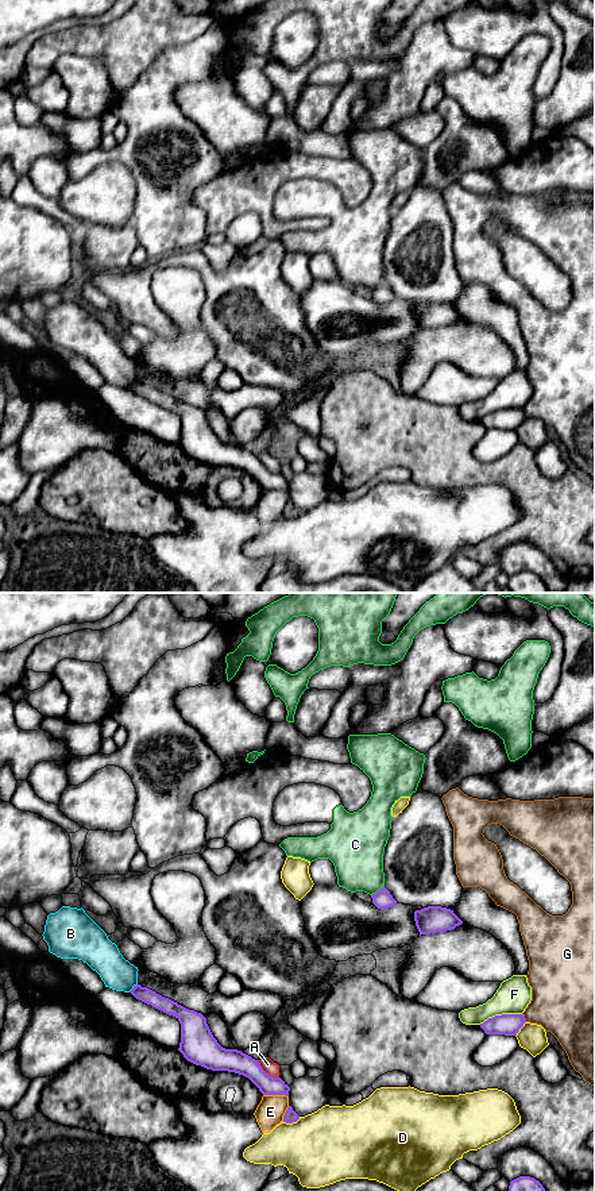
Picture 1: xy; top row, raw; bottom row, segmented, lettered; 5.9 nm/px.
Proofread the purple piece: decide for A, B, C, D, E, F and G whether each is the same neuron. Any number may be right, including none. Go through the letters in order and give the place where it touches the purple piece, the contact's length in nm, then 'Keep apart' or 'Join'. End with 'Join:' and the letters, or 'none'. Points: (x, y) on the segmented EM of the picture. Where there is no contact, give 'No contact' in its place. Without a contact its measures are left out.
A: Touches purple at xy (265, 1072). Shared border 170 nm. Keep apart
B: Touches purple at xy (134, 987). Shared border 80 nm. Keep apart
C: Touches purple at xy (377, 891). Shared border 100 nm. Keep apart
D: Touches purple at xy (292, 1122). Shared border 110 nm. Keep apart
E: Touches purple at xy (275, 1094). Shared border 150 nm. Keep apart
F: Touches purple at xy (499, 1016). Shared border 260 nm. Keep apart
G: Touches purple at xy (522, 1017). Shared border 60 nm. Keep apart
Join: none

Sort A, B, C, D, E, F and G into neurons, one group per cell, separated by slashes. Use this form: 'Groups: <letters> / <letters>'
Groups: A / B / C / D / E / F / G

